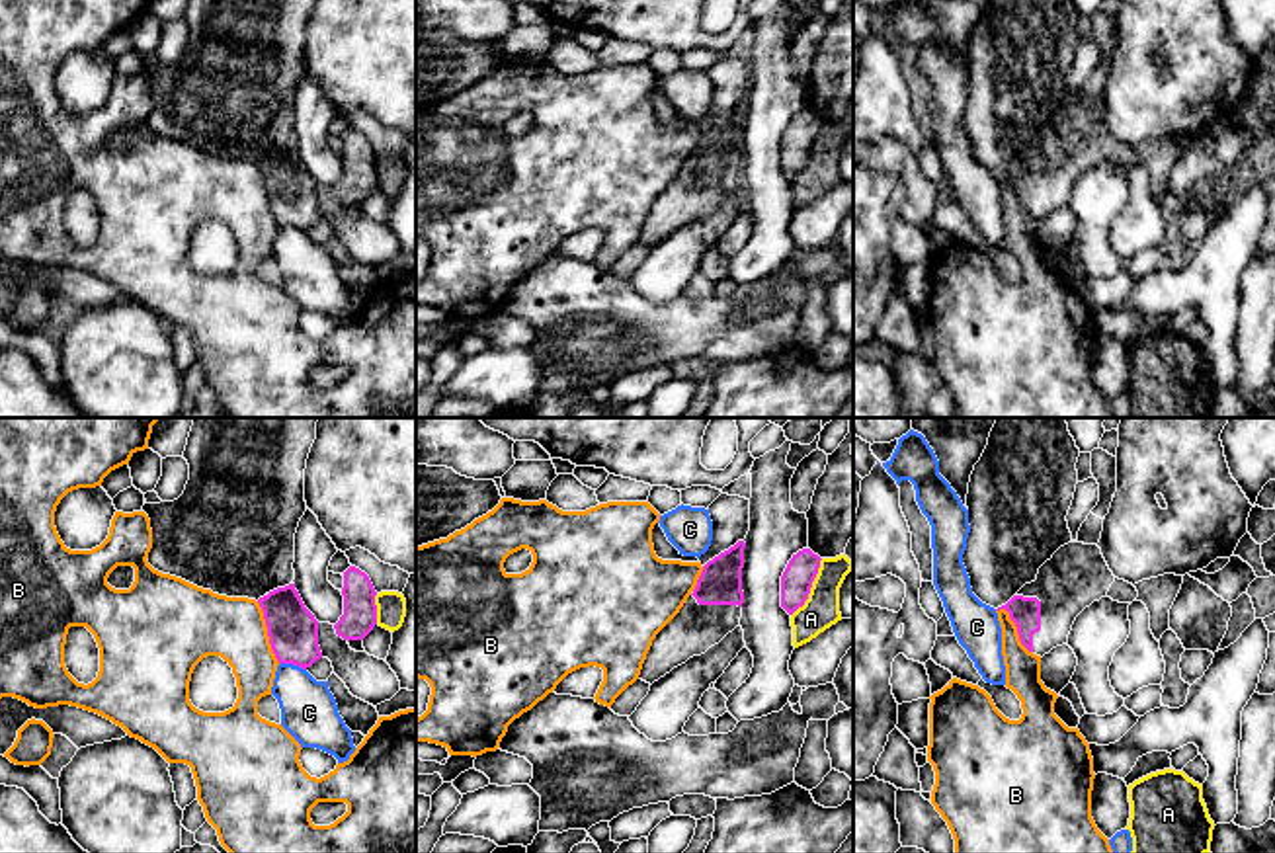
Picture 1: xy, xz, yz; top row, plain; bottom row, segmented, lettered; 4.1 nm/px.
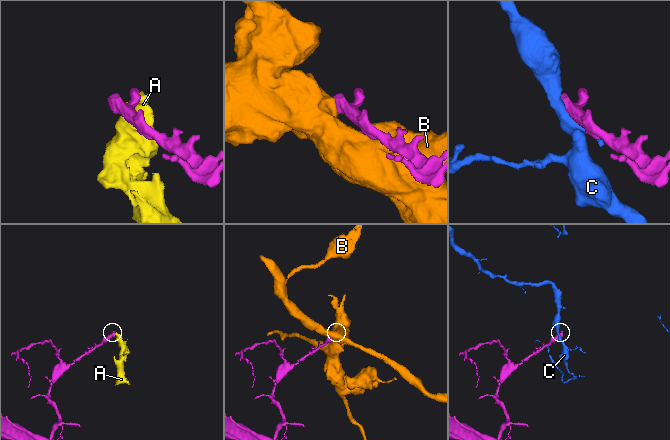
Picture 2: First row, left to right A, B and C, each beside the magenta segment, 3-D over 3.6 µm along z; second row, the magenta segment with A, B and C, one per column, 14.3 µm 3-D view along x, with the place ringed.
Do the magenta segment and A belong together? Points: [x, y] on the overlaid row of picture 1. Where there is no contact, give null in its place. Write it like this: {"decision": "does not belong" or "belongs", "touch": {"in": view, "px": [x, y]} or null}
{"decision": "does not belong", "touch": {"in": "xz", "px": [811, 586]}}

